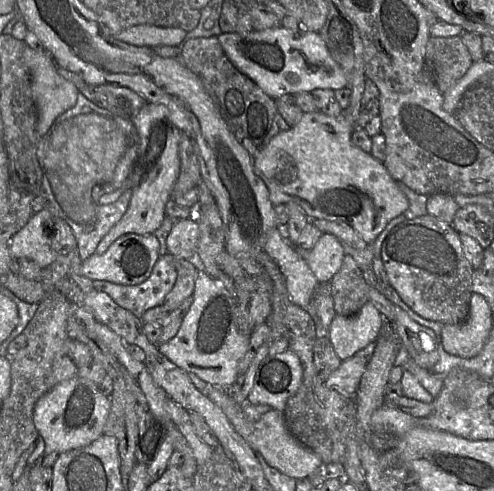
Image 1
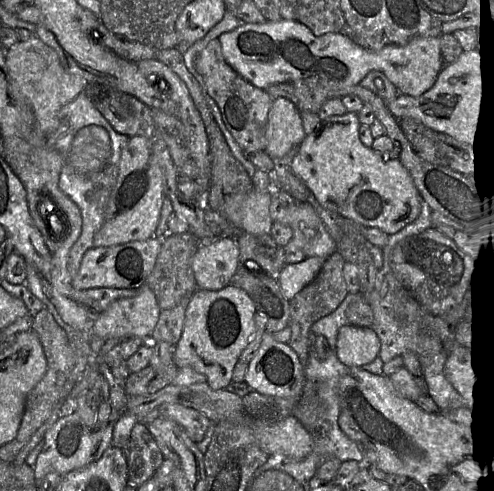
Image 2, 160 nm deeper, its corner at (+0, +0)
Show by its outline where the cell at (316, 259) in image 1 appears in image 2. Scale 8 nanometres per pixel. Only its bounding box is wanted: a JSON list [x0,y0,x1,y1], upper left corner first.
[277,257,326,300]

